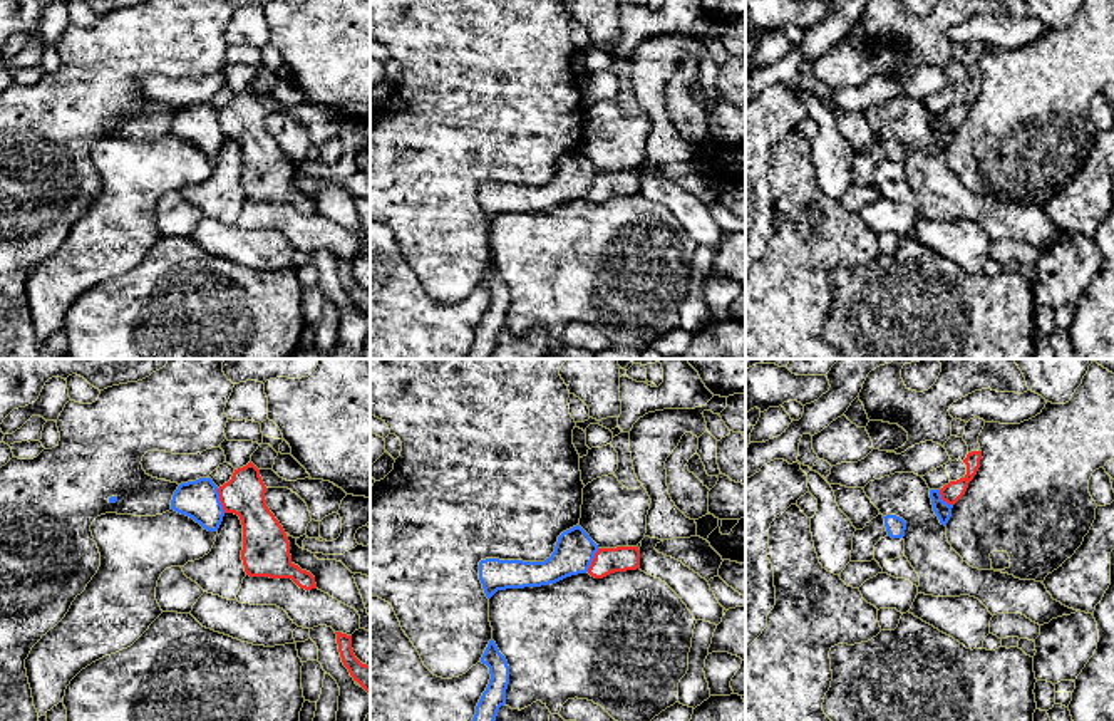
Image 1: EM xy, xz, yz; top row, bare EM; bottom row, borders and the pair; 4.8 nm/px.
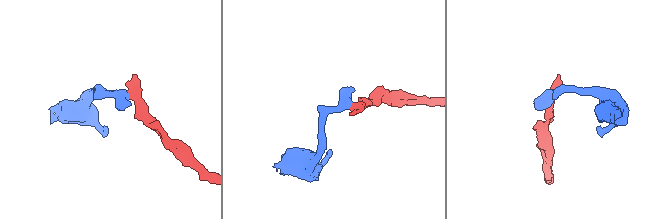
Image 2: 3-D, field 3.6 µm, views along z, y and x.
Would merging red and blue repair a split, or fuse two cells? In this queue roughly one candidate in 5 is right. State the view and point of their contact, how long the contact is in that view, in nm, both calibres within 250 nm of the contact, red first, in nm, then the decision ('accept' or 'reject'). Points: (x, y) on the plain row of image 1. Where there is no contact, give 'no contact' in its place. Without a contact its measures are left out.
xy (220, 124) | 130 nm | 200/190 nm | reject

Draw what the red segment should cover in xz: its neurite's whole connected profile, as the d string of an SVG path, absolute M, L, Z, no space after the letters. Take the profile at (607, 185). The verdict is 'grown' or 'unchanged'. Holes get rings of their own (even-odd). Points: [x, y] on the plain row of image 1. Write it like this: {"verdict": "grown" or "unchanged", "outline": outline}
{"verdict": "unchanged", "outline": "M638 171L598 173L588 193L595 203L603 203L615 196L627 196L640 193Z"}

